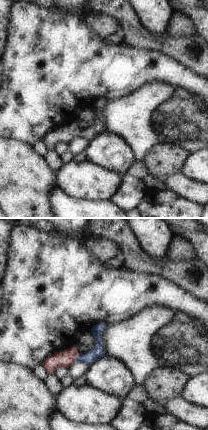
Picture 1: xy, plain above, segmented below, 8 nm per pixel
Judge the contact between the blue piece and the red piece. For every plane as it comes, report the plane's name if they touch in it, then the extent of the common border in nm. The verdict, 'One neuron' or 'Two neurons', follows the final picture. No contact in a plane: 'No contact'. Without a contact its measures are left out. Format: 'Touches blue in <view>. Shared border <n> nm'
Touches blue in xy. Shared border 80 nm

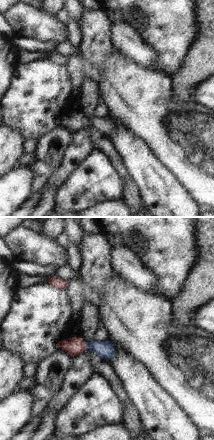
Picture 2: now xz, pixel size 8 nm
Touches blue in xz. Shared border 60 nm

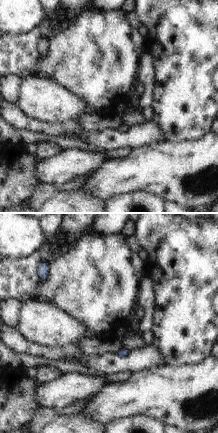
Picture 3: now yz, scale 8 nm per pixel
No contact

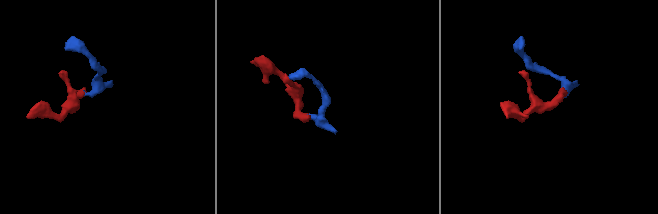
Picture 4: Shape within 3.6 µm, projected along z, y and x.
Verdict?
One neuron

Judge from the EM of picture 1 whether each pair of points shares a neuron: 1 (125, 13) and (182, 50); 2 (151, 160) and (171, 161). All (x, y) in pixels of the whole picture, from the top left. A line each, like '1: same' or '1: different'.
1: same
2: same

